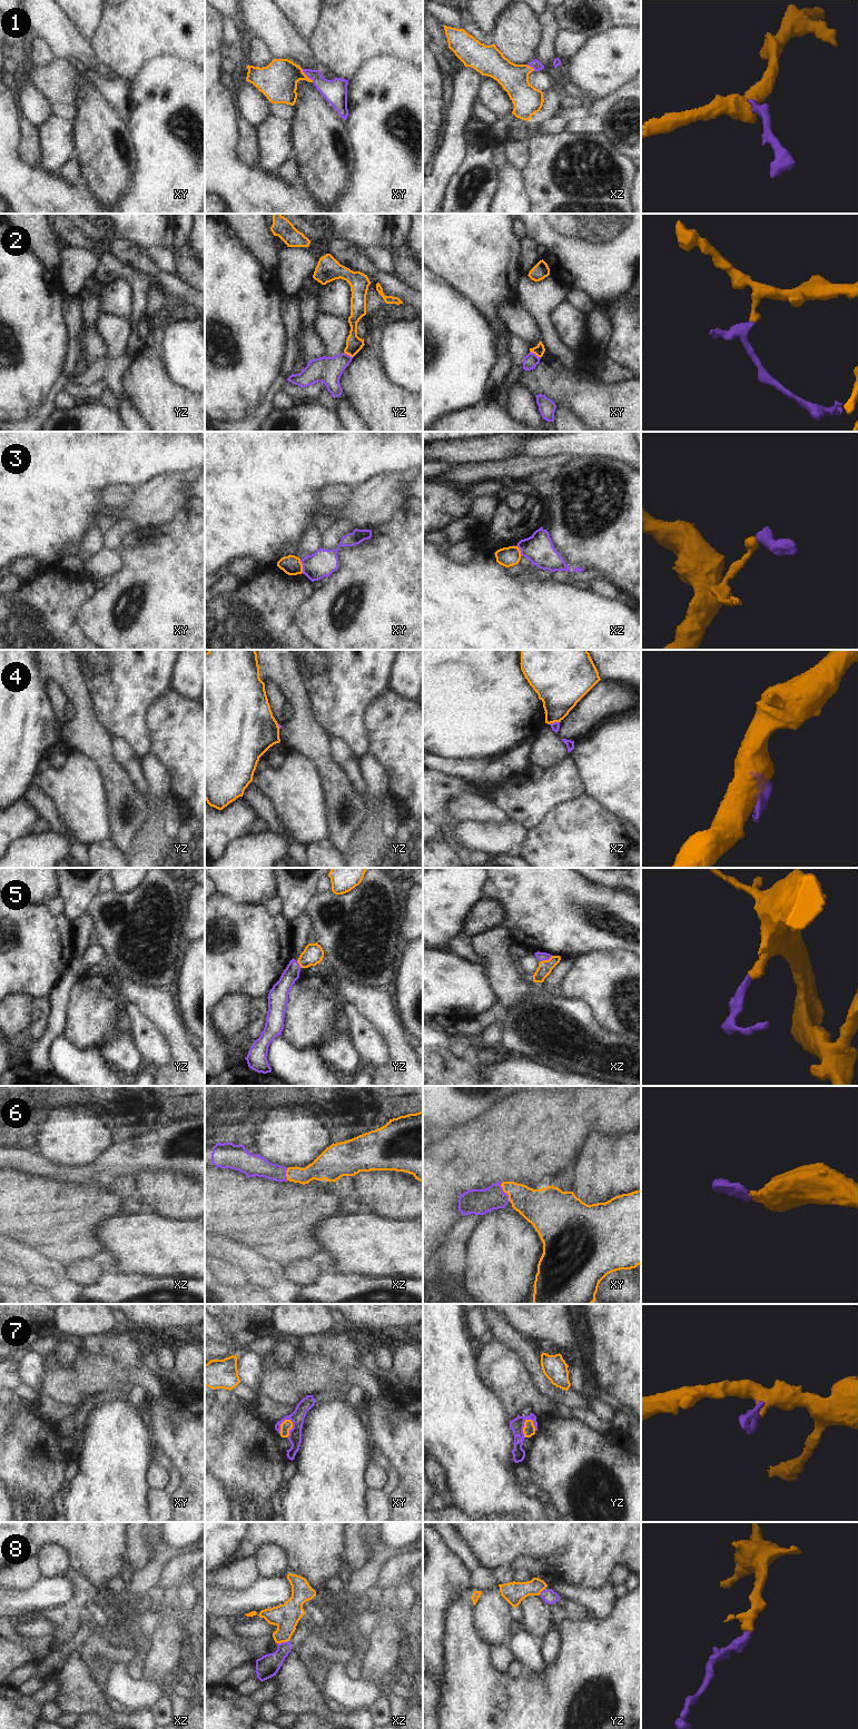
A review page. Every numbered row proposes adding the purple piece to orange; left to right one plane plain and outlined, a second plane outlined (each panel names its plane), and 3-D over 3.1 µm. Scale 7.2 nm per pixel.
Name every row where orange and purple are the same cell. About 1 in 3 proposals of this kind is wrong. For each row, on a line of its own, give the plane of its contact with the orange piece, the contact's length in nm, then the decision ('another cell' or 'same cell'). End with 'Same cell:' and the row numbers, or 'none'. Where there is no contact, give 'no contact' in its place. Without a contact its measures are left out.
1: contact in xy; length 130 nm; same cell
2: contact in xy; length 90 nm; another cell
3: contact in xy; length 100 nm; another cell
4: contact in xz; length 80 nm; another cell
5: contact in xz; length 100 nm; same cell
6: contact in xy; length 140 nm; same cell
7: contact in xy; length 140 nm; same cell
8: contact in xz; length 90 nm; another cell
Same cell: 1, 5, 6, 7

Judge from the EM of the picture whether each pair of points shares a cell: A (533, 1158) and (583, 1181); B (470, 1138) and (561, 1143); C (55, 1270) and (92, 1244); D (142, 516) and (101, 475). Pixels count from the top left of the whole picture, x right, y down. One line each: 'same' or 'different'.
A: different
B: same
C: different
D: different

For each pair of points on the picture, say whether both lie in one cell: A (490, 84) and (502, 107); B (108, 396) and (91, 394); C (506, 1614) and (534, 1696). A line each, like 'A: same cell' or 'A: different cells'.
A: same cell
B: different cells
C: different cells

